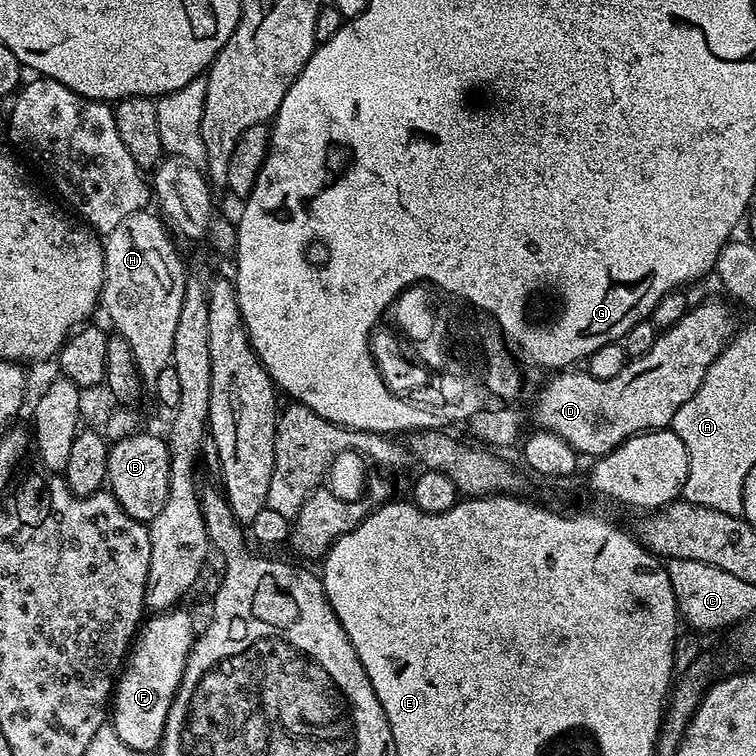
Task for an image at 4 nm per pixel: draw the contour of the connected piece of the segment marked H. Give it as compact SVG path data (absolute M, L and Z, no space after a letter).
M151 211L135 212L130 218L122 218L114 230L103 237L104 245L104 291L102 308L108 311L115 331L126 342L130 342L130 354L134 356L140 379L145 385L155 385L158 374L169 367L174 350L174 329L178 327L178 314L182 310L184 297L184 278L186 267L180 261L172 240L168 237L169 229L159 215L151 216Z

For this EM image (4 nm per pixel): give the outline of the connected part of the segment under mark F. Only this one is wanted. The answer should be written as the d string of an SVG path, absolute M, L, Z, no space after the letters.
M176 606L171 610L160 610L143 621L114 684L114 695L110 700L112 728L126 746L142 754L155 753L159 749L172 699L176 697L192 642L198 635L198 624L196 628L191 614L182 609Z

